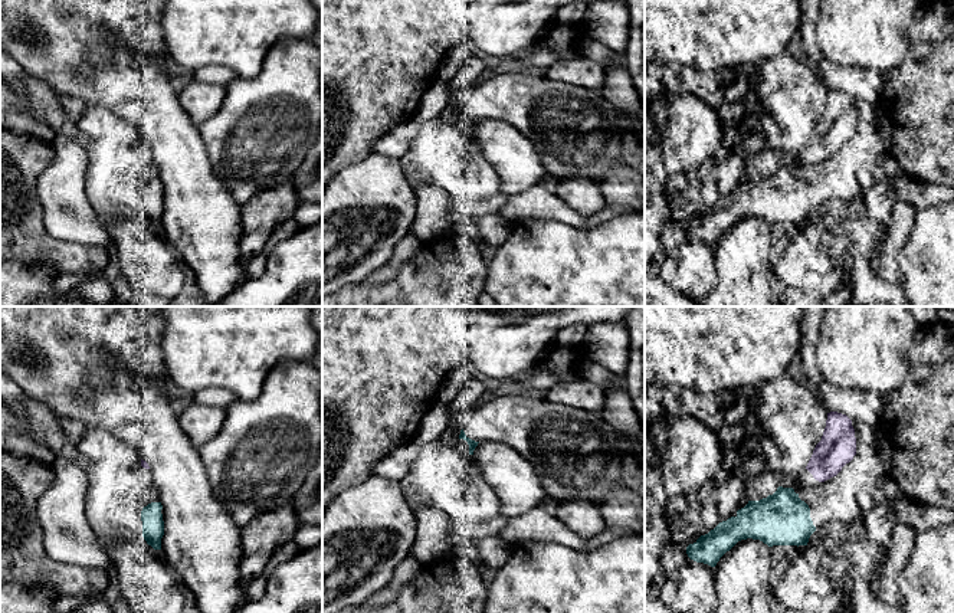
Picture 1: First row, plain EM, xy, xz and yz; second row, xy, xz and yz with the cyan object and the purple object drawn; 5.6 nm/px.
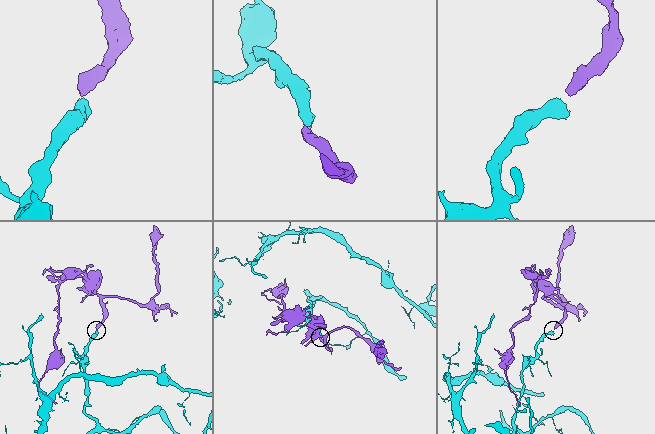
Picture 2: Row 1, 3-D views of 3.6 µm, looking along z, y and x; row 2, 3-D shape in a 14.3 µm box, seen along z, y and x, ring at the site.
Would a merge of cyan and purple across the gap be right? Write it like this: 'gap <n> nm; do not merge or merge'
gap 130 nm; do not merge

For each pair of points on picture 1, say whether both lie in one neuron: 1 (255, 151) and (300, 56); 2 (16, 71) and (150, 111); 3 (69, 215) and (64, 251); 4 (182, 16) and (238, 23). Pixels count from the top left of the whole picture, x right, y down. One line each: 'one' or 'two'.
1: one
2: two
3: two
4: one

